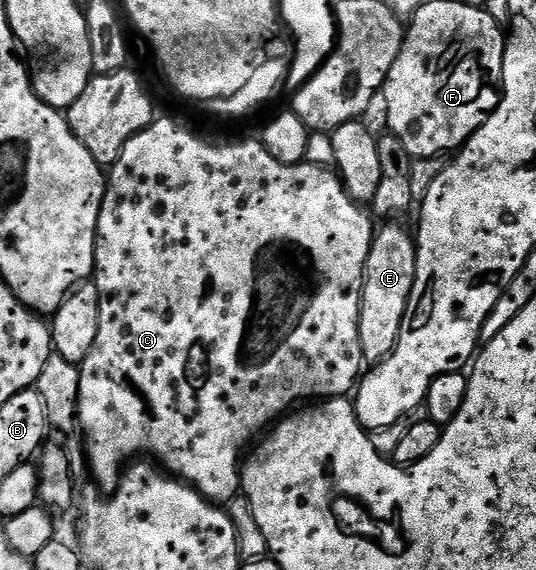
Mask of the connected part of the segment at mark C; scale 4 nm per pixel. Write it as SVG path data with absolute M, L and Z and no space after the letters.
M162 117L156 118L128 141L125 149L121 149L121 157L117 157L110 167L106 181L107 192L99 214L99 234L95 237L93 272L93 281L101 293L101 321L97 325L97 341L93 341L89 357L78 364L81 377L79 426L90 474L93 479L95 475L104 492L110 493L118 487L128 461L136 457L154 457L164 472L191 484L211 502L226 504L240 494L241 460L245 455L243 446L258 431L266 432L304 401L338 399L350 396L356 390L365 367L359 314L365 261L373 238L372 216L367 216L363 212L366 210L351 198L342 178L334 170L306 161L277 161L263 148L258 138L247 139L244 143L206 143L177 120Z

